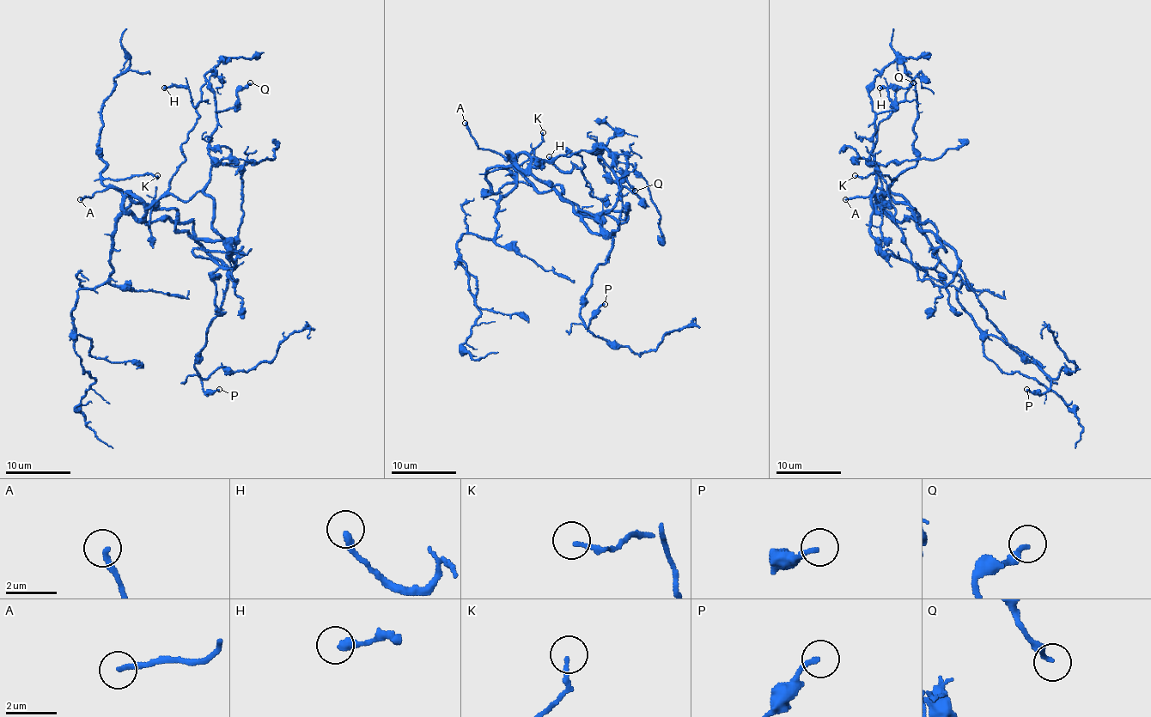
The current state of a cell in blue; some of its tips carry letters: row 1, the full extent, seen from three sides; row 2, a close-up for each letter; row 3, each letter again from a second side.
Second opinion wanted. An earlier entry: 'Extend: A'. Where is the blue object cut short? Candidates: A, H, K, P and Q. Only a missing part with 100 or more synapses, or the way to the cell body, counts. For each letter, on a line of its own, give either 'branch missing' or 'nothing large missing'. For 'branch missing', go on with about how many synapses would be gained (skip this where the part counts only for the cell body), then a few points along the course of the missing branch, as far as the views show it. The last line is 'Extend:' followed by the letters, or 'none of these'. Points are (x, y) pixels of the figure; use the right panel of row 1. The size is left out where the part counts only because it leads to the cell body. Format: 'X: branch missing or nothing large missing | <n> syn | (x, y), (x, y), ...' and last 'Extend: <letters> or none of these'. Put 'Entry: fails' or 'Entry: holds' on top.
Entry: holds
A: branch missing
H: nothing large missing
K: nothing large missing
P: nothing large missing
Q: nothing large missing
Extend: A

